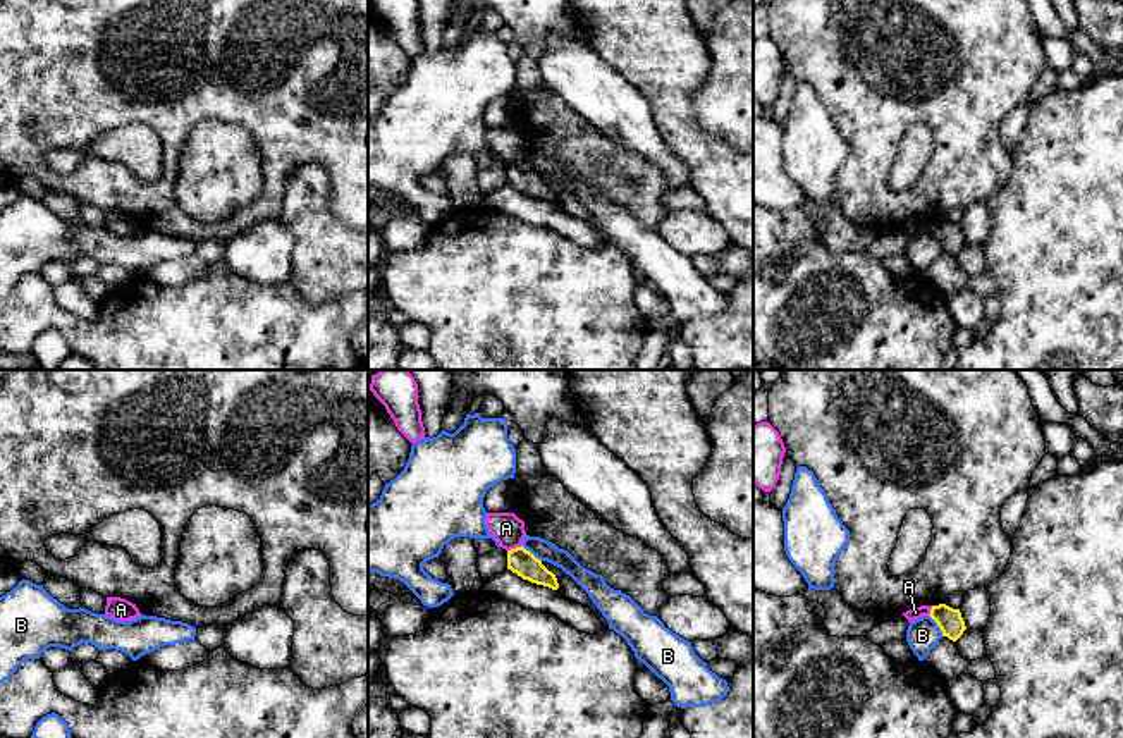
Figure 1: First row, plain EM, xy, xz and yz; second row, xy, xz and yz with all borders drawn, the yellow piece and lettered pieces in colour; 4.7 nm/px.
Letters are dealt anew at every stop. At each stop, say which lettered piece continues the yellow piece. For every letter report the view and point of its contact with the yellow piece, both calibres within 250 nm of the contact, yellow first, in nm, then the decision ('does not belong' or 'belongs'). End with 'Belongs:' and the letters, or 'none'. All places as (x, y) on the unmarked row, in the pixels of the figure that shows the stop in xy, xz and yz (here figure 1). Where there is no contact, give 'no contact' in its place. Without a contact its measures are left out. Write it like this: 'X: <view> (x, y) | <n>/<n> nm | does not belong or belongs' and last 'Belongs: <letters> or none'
A: xz (516, 162) | 120/150 nm | does not belong
B: yz (938, 239) | 120/160 nm | does not belong
Belongs: none

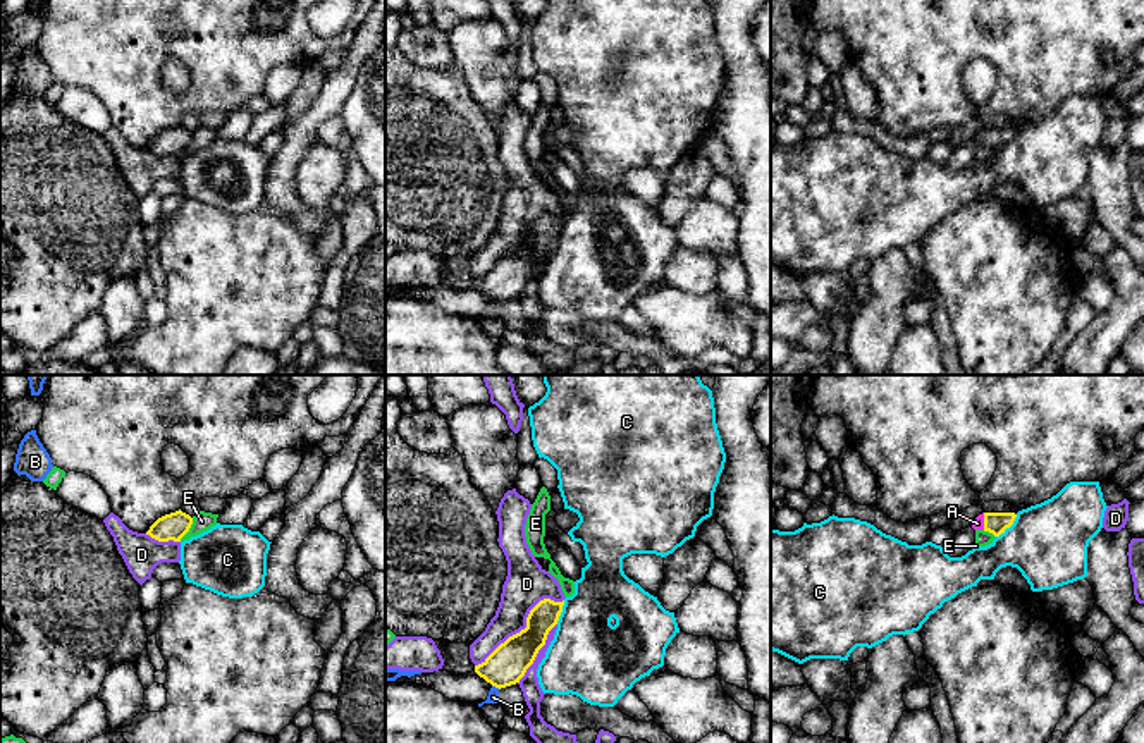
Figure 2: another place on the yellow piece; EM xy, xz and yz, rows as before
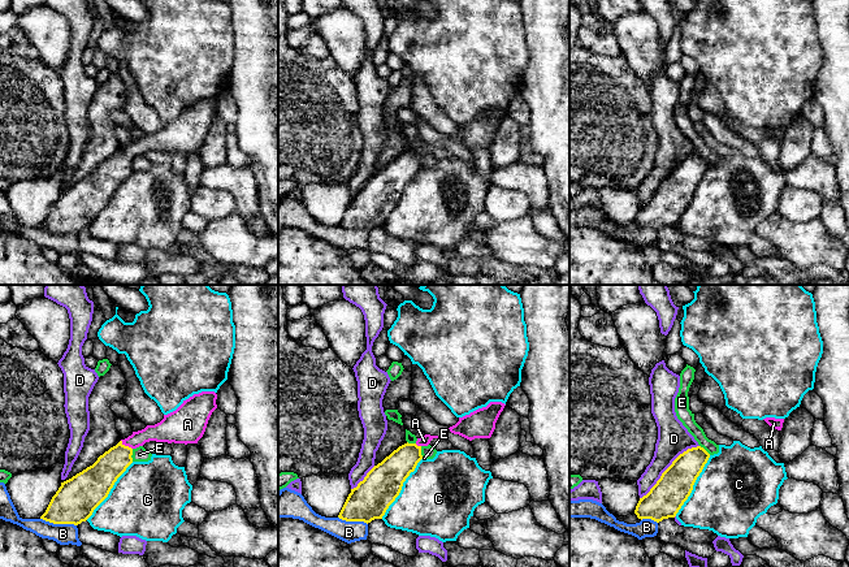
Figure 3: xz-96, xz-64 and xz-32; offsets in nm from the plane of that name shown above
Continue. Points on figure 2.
A: yz (984, 136) | 100/50 nm | belongs
B: xz (496, 301) | 180/50 nm | does not belong
C: yz (1008, 141) | 100/380 nm | does not belong
D: xz (525, 243) | 180/200 nm | does not belong
E: xy (188, 145) | 130/90 nm | does not belong
Belongs: A

